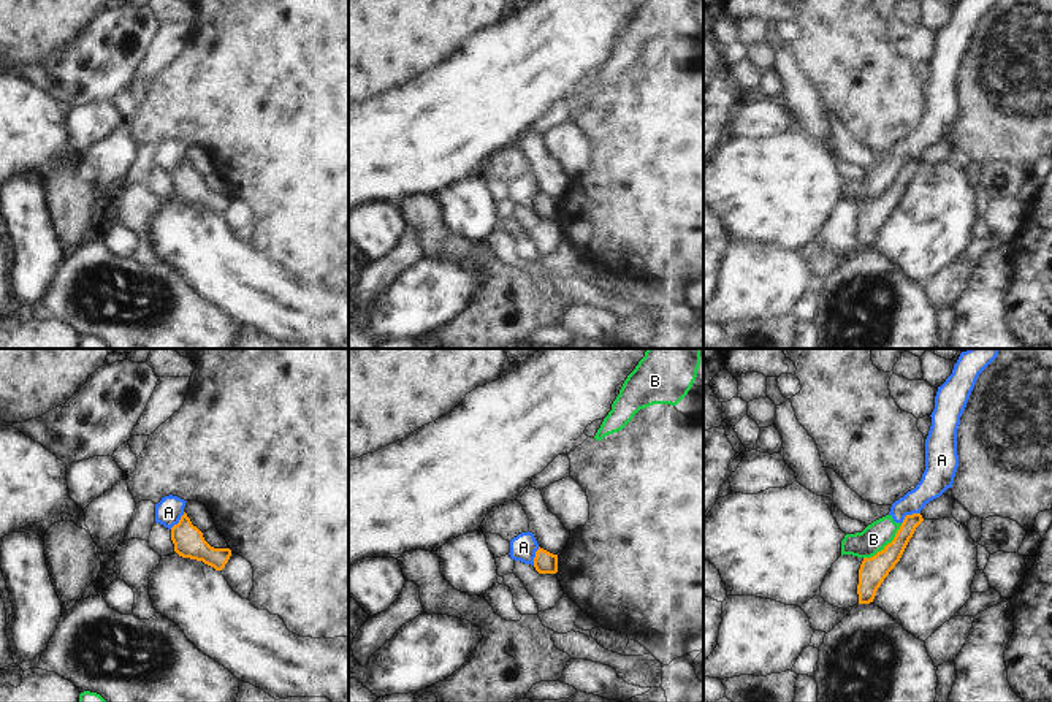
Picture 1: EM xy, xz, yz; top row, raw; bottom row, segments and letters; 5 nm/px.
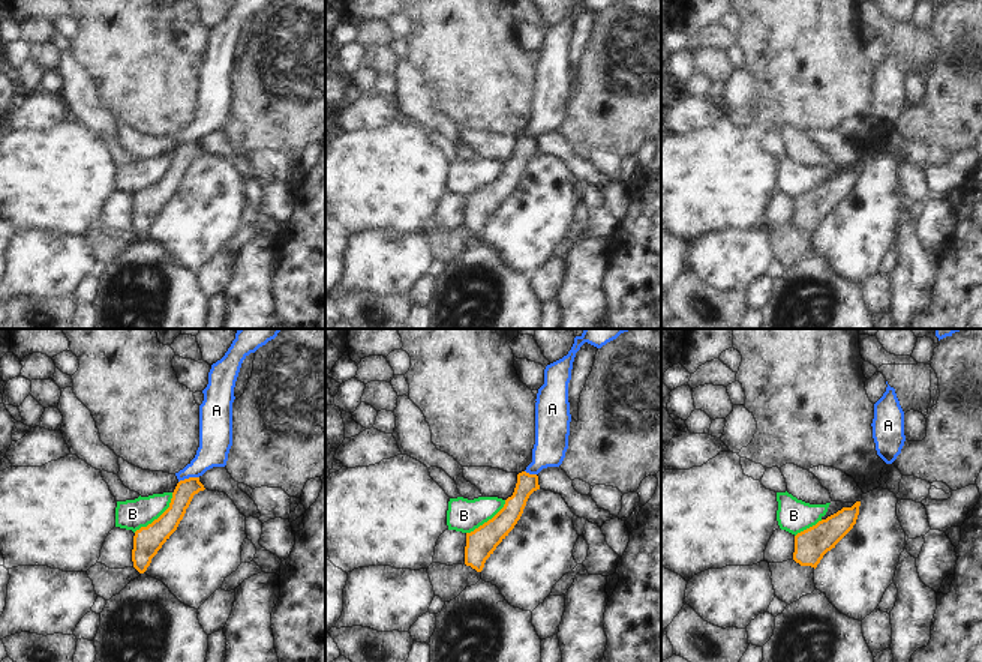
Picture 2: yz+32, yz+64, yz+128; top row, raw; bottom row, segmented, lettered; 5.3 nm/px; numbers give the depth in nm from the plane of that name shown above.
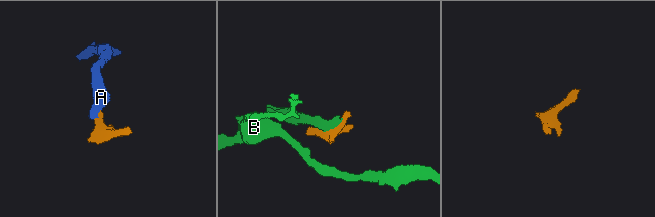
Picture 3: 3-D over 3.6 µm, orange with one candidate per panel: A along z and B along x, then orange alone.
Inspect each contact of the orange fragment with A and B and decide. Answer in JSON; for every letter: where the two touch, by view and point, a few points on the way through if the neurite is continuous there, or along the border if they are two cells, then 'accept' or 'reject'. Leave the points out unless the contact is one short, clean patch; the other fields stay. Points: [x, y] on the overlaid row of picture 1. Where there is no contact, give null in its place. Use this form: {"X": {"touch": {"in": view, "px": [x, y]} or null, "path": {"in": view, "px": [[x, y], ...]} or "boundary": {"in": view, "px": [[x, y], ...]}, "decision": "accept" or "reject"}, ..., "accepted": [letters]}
{"A": {"touch": {"in": "yz", "px": [908, 515]}, "boundary": {"in": "yz", "px": [[919, 512], [908, 514], [902, 523]]}, "decision": "reject"}, "B": {"touch": {"in": "yz", "px": [888, 544]}, "boundary": {"in": "yz", "px": [[902, 523], [889, 542], [864, 558]]}, "decision": "reject"}, "accepted": []}

